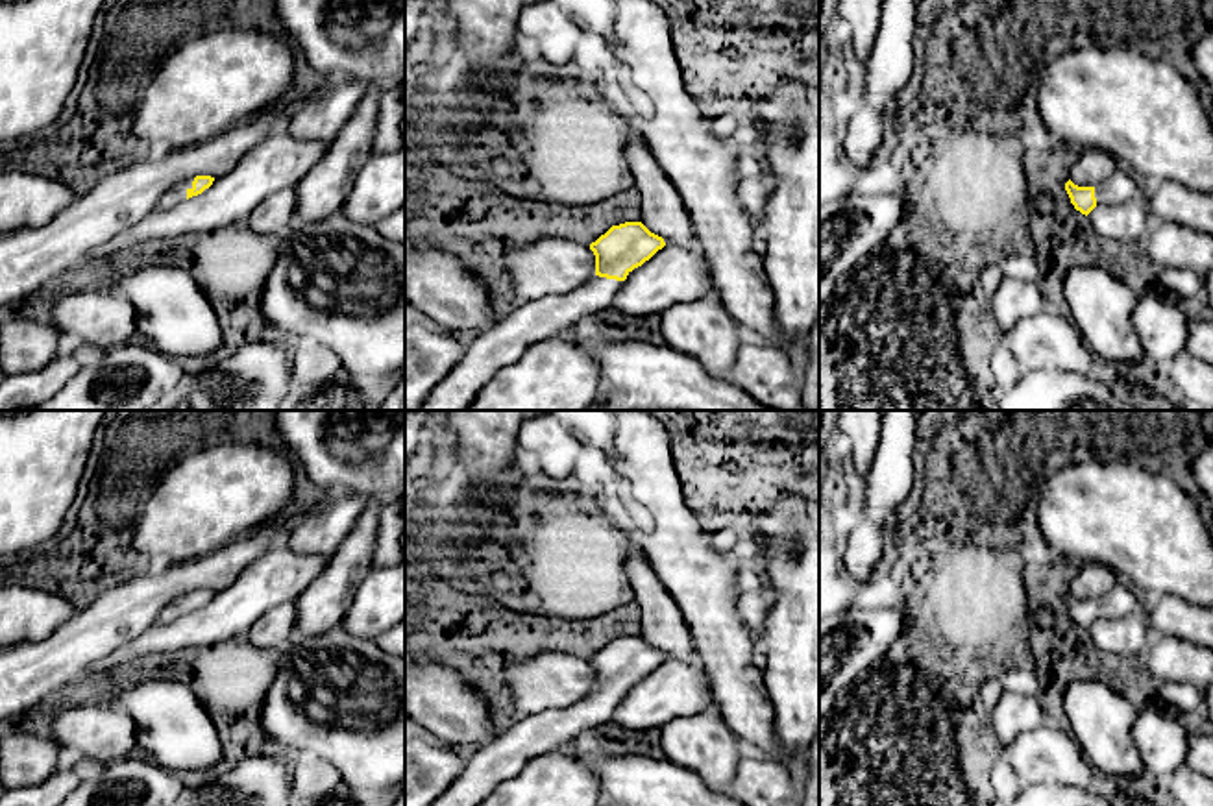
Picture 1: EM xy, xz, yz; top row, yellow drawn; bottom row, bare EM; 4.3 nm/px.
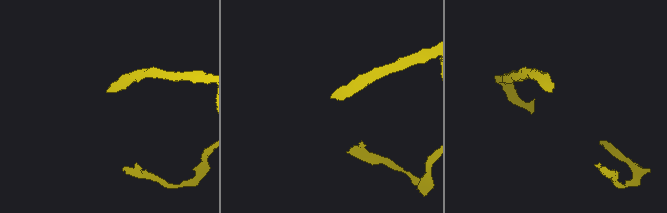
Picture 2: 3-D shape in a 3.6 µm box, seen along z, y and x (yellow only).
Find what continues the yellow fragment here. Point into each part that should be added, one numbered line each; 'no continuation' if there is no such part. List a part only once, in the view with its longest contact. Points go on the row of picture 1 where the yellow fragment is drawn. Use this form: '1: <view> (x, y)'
1: xz (526, 322)

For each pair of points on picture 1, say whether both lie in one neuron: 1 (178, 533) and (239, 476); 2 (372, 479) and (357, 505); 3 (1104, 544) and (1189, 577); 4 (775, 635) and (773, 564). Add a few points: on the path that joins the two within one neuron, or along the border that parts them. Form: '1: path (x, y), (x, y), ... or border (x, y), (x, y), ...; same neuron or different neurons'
1: path (193, 518), (224, 490); same neuron
2: border (355, 492), (372, 503); different neurons
3: path (1125, 544), (1156, 544), (1169, 557); same neuron
4: path (784, 618), (784, 581); same neuron

